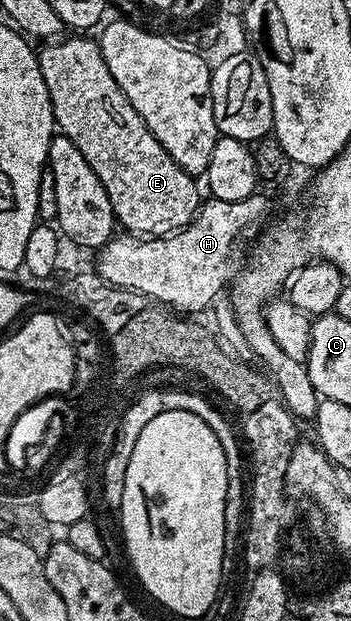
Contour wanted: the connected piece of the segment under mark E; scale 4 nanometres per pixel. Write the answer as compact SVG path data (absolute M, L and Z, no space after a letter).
M91 37L67 38L48 42L37 51L41 77L45 77L45 89L49 89L49 101L53 105L56 128L81 149L81 157L85 157L89 169L97 173L97 181L101 181L118 226L124 232L140 237L162 237L183 230L190 225L201 206L196 176L181 169L181 165L169 157L161 141L153 137L137 109L133 109L129 97L125 97L117 81L113 81L113 73L109 73L109 65L105 65L105 57L101 57L98 42Z

